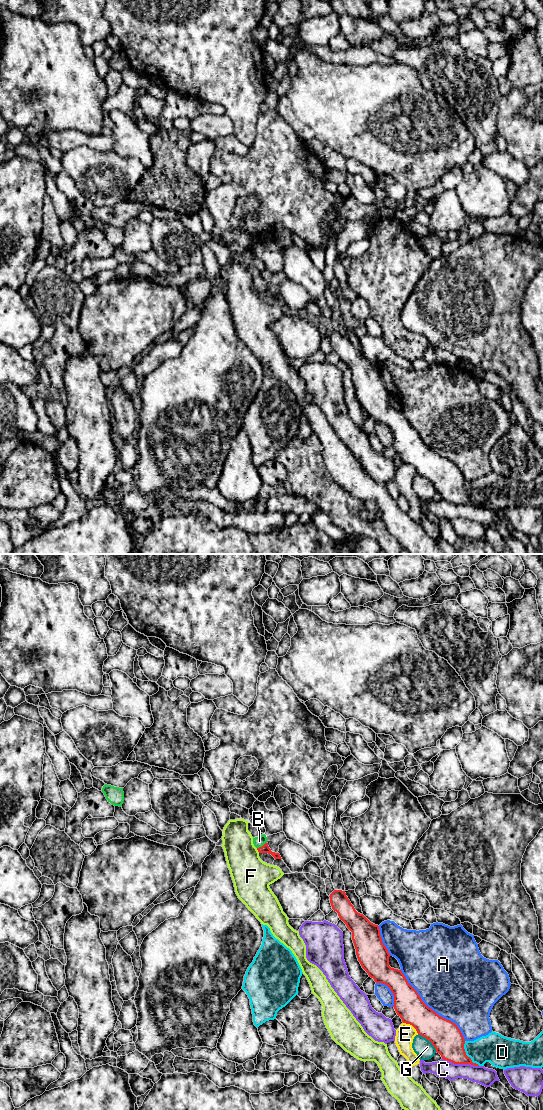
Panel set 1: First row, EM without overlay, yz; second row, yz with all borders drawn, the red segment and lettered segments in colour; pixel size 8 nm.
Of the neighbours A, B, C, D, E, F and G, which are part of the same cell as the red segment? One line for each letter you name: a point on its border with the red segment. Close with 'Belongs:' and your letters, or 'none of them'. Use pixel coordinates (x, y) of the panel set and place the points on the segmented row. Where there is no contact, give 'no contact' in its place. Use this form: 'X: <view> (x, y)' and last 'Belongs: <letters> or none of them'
B: yz (262, 846)
Belongs: B

